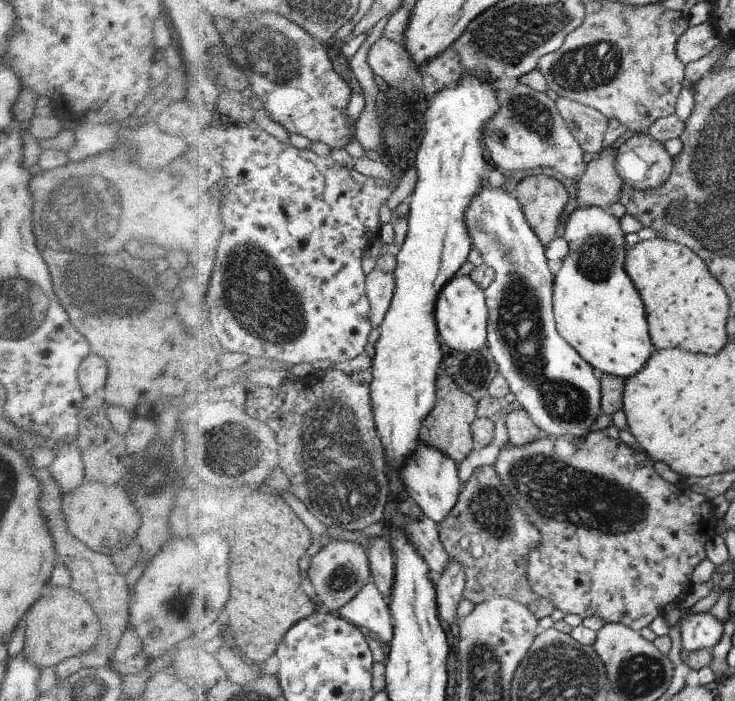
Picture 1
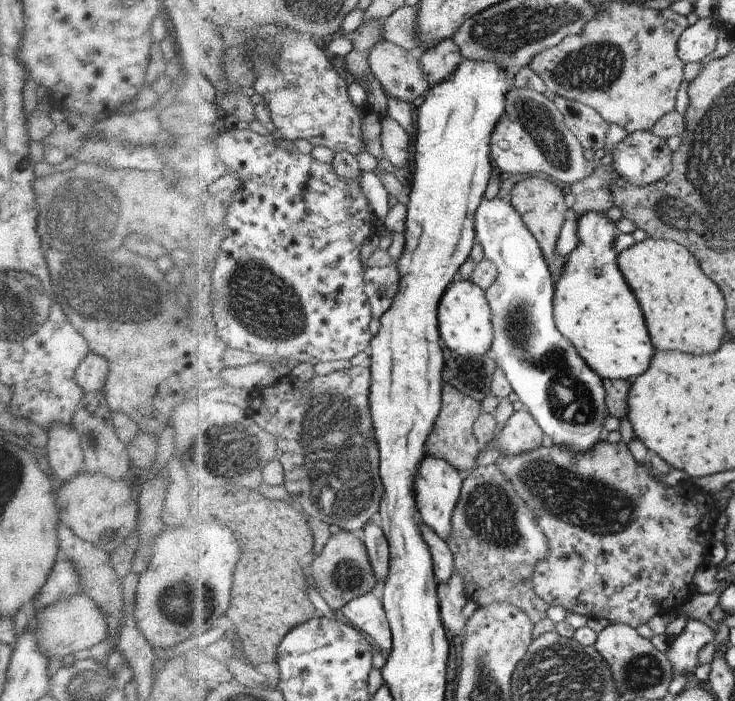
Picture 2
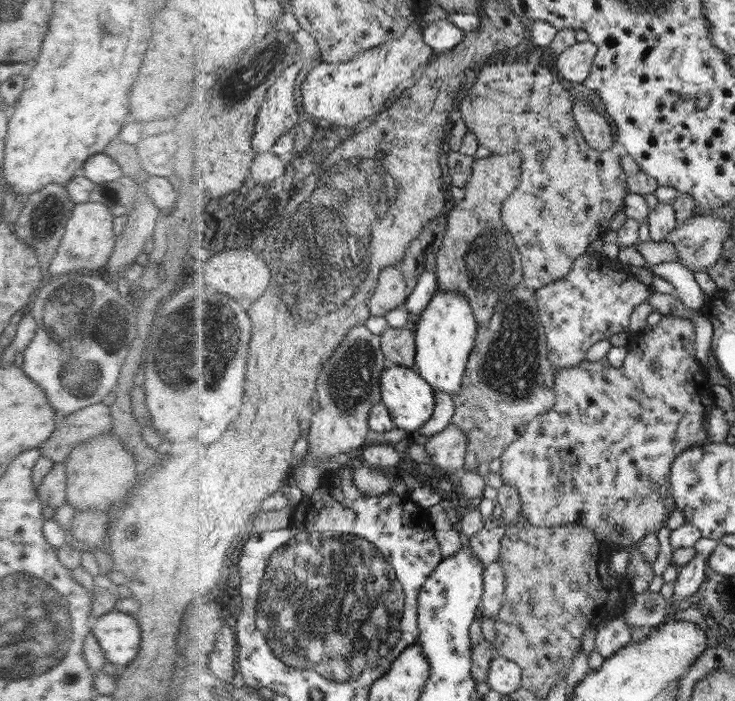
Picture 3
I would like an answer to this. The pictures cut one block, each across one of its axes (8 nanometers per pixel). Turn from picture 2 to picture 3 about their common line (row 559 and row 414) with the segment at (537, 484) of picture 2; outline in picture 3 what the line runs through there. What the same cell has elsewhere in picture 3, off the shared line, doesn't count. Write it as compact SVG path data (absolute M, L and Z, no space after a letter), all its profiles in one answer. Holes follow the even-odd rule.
M663 315L660 321L654 326L652 332L646 332L636 338L636 348L630 350L630 358L626 359L626 366L620 368L598 361L584 360L574 368L560 368L556 372L556 401L552 408L544 414L540 414L531 420L526 427L525 433L514 440L509 448L502 453L501 478L508 486L514 486L518 490L521 511L526 514L530 523L536 527L552 527L553 525L565 525L574 523L591 528L598 539L608 543L620 544L628 547L648 534L658 532L668 523L669 516L677 508L676 499L673 495L673 464L685 450L691 446L704 445L710 442L706 433L706 420L710 416L712 406L712 394L708 392L708 380L702 366L698 366L694 358L694 324L690 319L676 315ZM652 362L656 362L658 370L652 369ZM555 478L555 479L554 479ZM558 489L560 491L558 492Z

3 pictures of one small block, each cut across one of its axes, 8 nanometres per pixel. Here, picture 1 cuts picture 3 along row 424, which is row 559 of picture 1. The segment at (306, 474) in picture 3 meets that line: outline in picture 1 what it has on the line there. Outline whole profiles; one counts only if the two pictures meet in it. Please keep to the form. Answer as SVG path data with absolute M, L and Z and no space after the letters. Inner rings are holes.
M332 541L312 555L308 576L313 582L322 609L339 613L373 578L369 551L352 541Z

